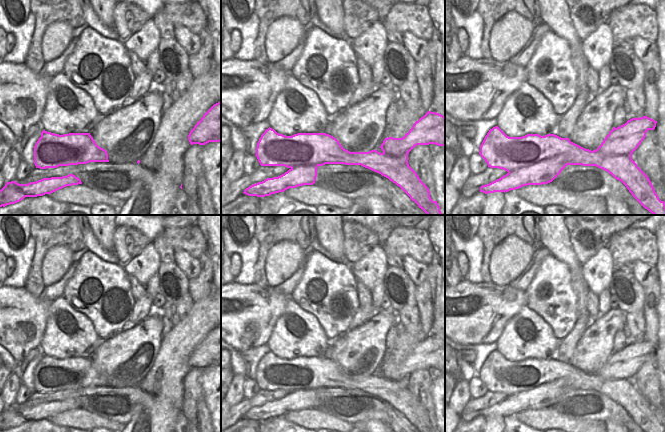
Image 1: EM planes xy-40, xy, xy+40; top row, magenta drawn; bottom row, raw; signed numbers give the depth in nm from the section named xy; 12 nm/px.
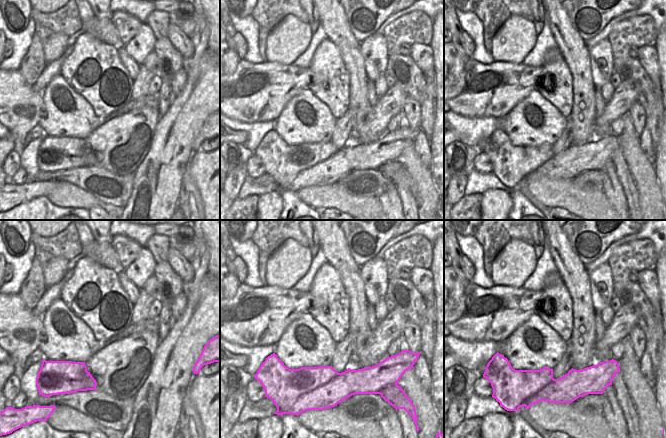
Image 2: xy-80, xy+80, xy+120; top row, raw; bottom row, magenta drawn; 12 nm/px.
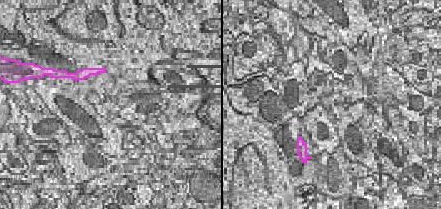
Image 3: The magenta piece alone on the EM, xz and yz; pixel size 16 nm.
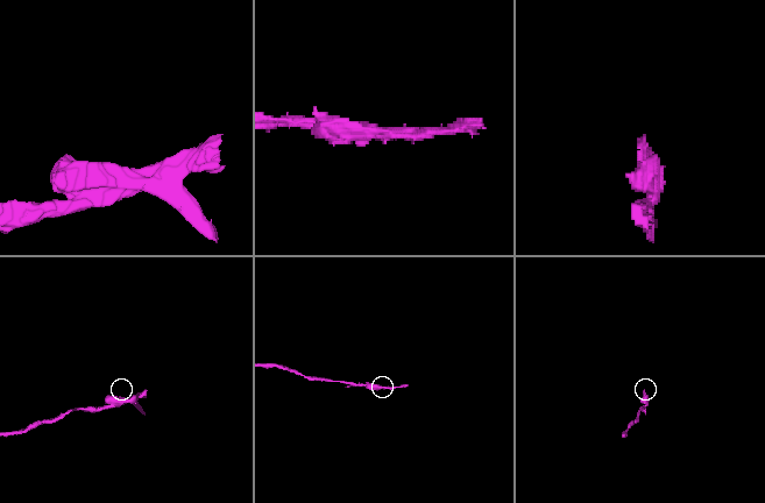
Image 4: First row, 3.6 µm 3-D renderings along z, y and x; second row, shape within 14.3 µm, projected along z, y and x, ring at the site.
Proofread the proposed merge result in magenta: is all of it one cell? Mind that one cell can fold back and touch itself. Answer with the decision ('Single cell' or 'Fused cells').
Fused cells.

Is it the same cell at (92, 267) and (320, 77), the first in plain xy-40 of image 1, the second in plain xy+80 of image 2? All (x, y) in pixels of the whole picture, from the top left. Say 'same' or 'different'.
same

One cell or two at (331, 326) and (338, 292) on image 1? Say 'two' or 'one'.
one

